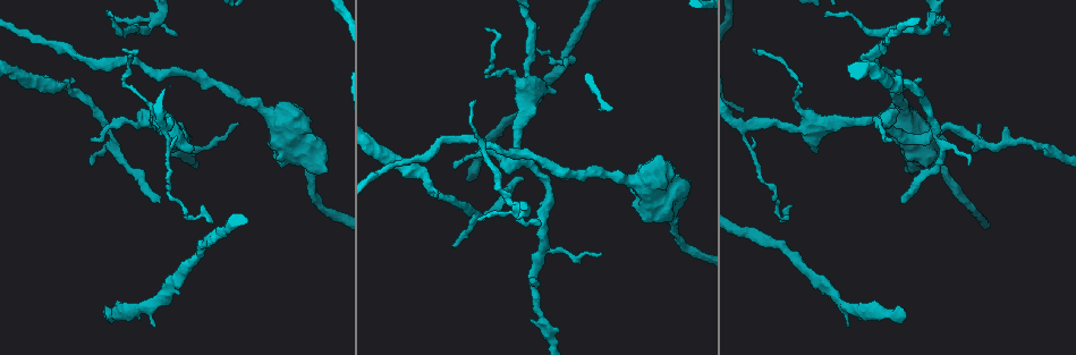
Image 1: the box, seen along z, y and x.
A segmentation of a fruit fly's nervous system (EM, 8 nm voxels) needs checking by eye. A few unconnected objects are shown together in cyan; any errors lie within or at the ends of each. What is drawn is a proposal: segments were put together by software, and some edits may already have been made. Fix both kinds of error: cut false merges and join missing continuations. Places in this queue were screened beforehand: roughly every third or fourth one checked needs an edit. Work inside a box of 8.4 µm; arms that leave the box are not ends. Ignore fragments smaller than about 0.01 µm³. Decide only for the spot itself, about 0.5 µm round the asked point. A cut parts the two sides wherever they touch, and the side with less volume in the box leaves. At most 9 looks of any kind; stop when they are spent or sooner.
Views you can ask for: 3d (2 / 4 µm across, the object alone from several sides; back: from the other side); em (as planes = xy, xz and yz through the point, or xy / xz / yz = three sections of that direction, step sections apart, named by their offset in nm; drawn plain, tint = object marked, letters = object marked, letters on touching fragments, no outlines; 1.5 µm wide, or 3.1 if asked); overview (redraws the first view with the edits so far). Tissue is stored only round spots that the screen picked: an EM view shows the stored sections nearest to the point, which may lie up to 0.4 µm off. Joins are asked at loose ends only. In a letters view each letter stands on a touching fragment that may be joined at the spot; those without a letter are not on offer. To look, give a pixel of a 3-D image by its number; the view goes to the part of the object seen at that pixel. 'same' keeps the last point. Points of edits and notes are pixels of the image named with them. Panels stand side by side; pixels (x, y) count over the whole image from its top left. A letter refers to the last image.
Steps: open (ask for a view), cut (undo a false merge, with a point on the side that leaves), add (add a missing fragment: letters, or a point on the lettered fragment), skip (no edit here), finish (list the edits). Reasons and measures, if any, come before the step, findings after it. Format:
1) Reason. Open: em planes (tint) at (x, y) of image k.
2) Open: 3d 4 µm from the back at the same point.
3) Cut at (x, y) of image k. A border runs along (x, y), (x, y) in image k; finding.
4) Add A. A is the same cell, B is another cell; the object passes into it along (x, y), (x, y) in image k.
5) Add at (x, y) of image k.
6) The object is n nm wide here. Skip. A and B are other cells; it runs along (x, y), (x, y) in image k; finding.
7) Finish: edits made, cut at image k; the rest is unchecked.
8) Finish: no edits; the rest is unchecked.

Free end. Open: em planes (plain) at (906, 313) of image 1.

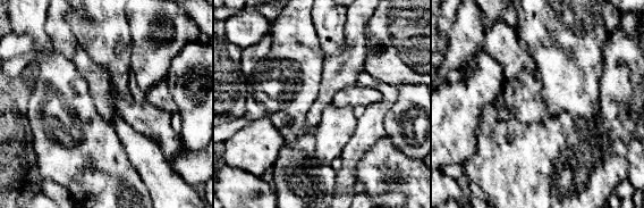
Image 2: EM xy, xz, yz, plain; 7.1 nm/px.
What lies round it. Open: em planes (letters) at the same point.

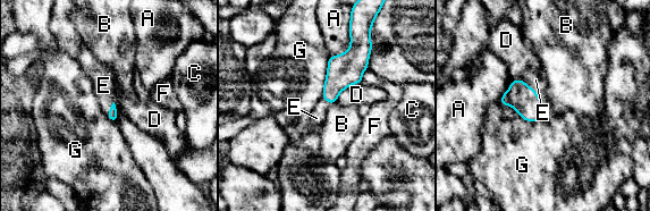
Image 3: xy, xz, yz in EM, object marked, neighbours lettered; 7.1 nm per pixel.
Add E. E is the same cell, A, B, C, D, F and G are other cells; the object passes into it along (521, 96), (538, 98), (535, 79) in image 3; it goes on there.

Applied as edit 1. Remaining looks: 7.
Redraw. Open: overview.

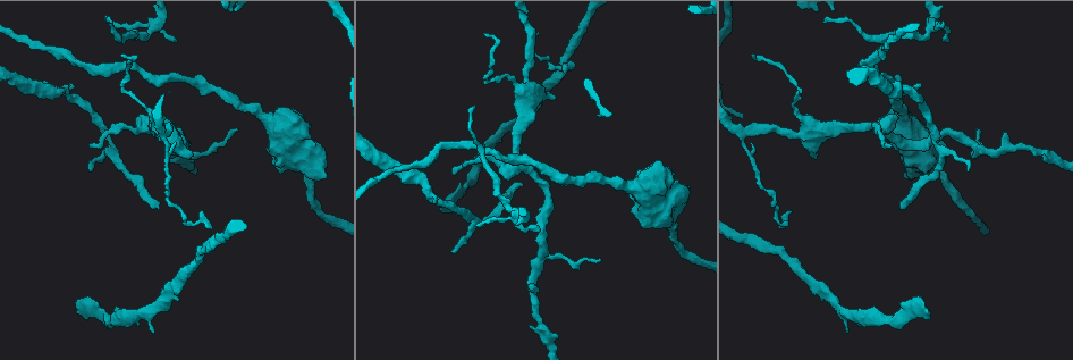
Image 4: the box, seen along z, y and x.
Sudden change in width. Open: em planes (letters) at (526, 92) of image 4.

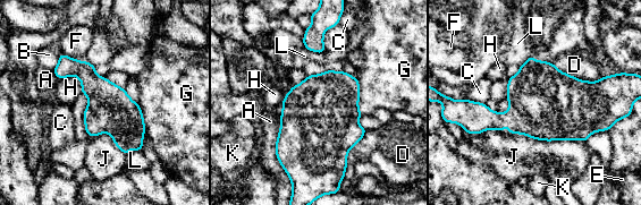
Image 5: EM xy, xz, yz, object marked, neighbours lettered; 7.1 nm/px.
Skip. A, B, C, D, E, F, G, H, J, K and L are other cells; a border runs along (283, 102), (283, 111), (279, 119) in image 5; one neuron here.

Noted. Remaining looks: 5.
Thin end. Open: em planes (letters) at (946, 39) of image 4.

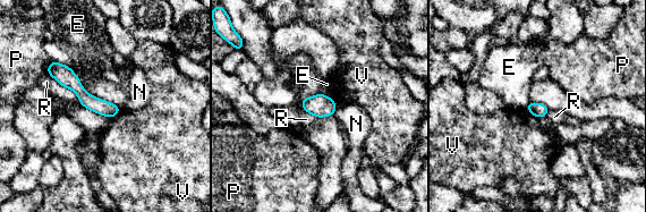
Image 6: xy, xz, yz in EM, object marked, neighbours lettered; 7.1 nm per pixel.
Skip. E, N, P, R and V are other cells; it runs along (51, 67), (91, 102), (115, 111) in image 6; none of them fits.

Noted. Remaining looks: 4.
Tapers out. Open: 3d 4 µm from the back at (486, 35) of image 4.

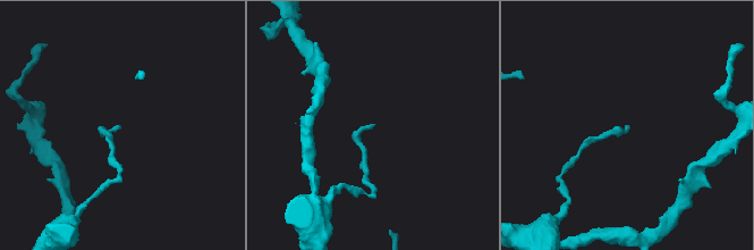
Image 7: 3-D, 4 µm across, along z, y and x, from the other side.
Need the tissue. Open: em planes (letters) at (118, 128) of image 7.

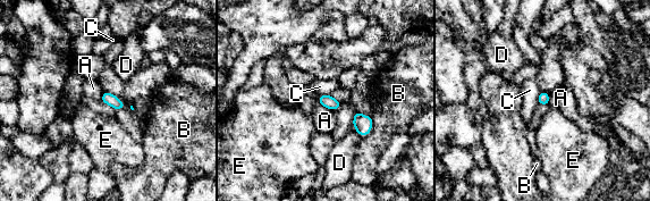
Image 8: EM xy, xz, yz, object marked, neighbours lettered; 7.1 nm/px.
The longest contact is with B, 160 nm. Skip. A, B, C, D and E are other cells; a border runs along (319, 94), (330, 95) in image 8; no lettered fragment goes on from it.

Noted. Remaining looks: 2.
Finish: edits made, add at image 3; the rest is unchecked.

